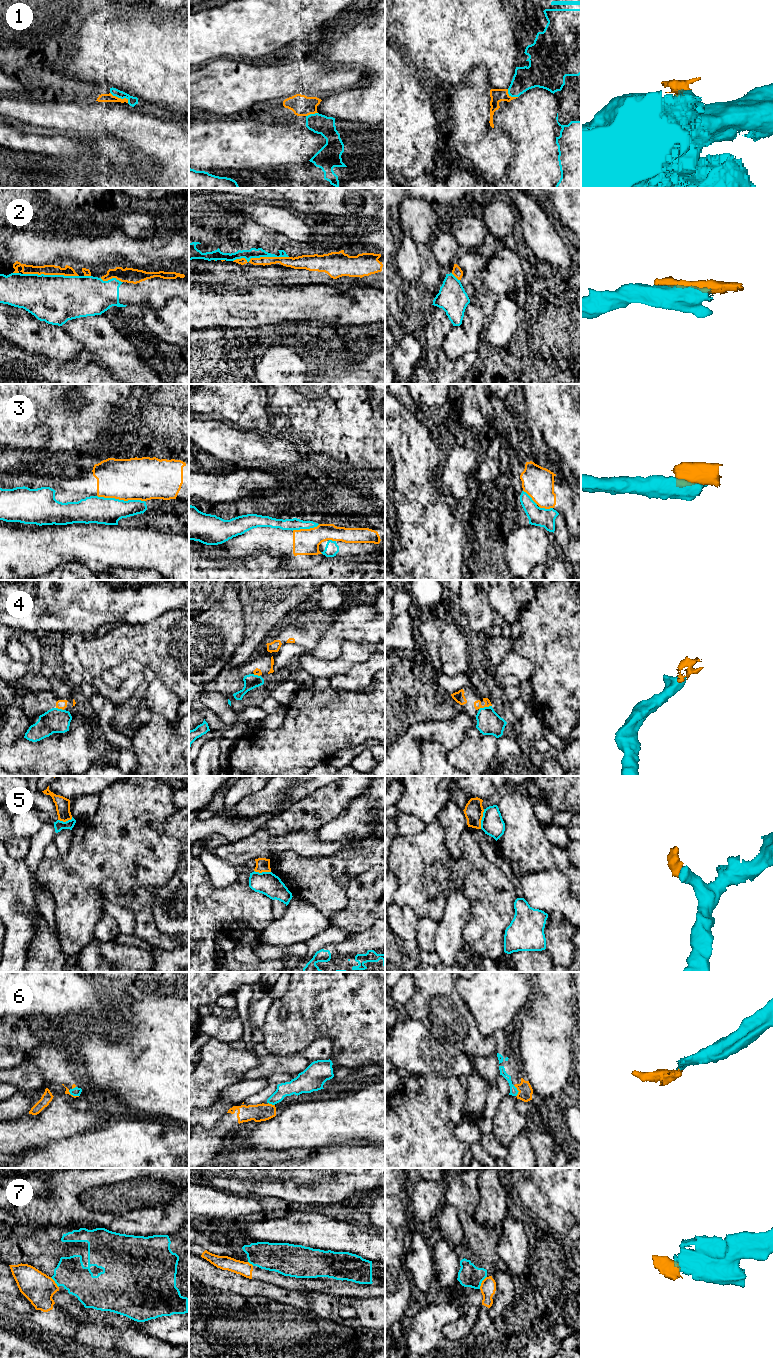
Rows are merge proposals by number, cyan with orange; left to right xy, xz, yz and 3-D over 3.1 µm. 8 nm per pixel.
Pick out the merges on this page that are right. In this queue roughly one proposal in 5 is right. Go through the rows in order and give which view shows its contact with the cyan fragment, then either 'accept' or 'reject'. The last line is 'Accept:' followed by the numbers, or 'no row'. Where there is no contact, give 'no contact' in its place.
1: xy | reject
2: xz | accept
3: xy | reject
4: yz | reject
5: yz | reject
6: yz | accept
7: yz | reject
Accept: 2, 6

